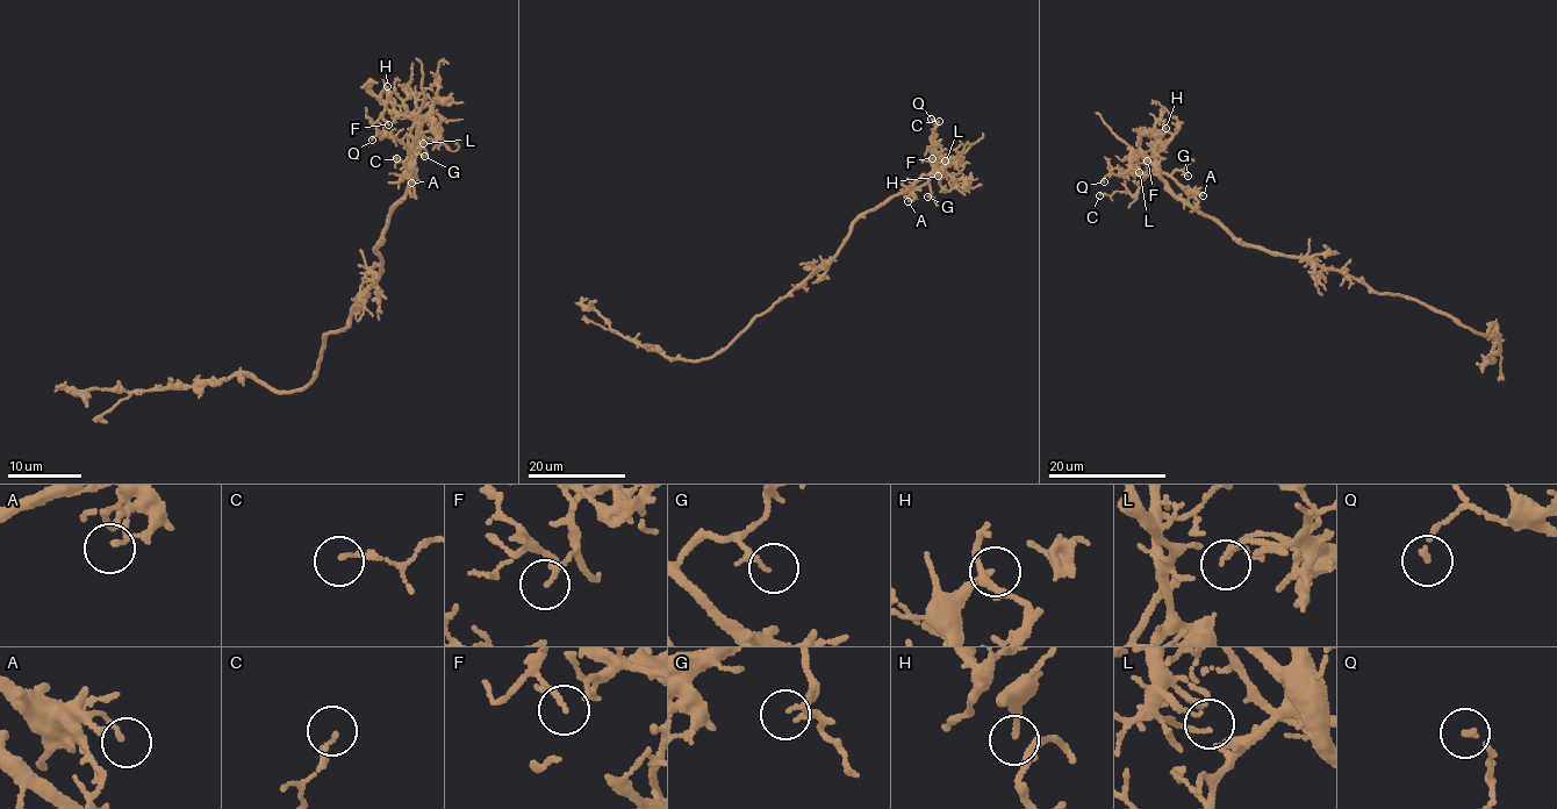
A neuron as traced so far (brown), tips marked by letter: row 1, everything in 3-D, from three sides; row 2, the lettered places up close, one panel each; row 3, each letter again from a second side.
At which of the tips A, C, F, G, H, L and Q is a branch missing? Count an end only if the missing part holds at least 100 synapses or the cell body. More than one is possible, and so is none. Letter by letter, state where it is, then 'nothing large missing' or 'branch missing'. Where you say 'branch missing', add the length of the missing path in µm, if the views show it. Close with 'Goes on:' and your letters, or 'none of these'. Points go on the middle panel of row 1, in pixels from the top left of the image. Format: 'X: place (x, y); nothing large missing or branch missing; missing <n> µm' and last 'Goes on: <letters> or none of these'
A: place (908, 201); nothing large missing
C: place (939, 121); nothing large missing
F: place (932, 158); nothing large missing
G: place (927, 197); nothing large missing
H: place (938, 176); nothing large missing
L: place (945, 160); nothing large missing
Q: place (931, 119); nothing large missing
Goes on: none of these

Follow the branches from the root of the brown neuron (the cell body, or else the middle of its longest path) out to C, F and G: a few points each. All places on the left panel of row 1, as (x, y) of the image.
C: (350, 321), (380, 271), (375, 253), (392, 209), (401, 202), (414, 142), (413, 166), (396, 158)
F: (350, 321), (380, 271), (375, 253), (401, 202), (418, 143), (418, 124), (389, 104), (384, 107), (388, 124)
G: (350, 321), (380, 271), (375, 253), (392, 209), (401, 202), (416, 149), (413, 147), (424, 150), (424, 156)

